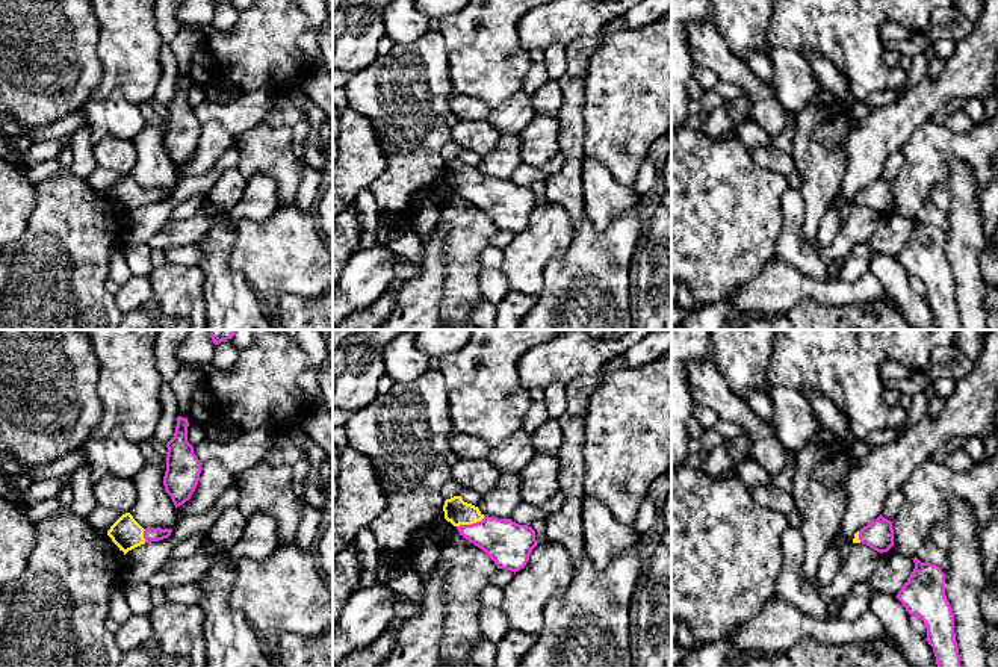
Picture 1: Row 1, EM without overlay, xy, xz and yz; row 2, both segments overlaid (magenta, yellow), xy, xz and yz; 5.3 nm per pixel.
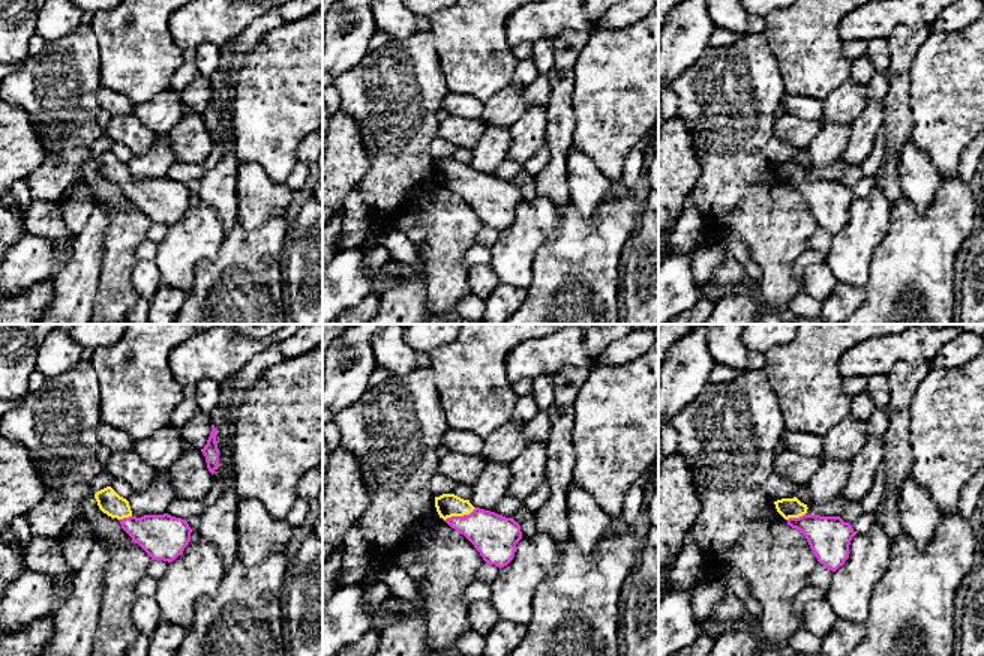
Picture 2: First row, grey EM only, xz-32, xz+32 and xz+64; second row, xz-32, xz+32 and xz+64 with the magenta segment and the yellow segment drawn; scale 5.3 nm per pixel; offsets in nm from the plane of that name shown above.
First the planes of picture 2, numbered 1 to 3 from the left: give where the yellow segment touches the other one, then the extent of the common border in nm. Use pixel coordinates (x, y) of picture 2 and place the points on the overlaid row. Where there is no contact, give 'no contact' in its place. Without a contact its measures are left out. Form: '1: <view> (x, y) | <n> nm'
1: xz-32 (125, 518) | 80 nm
2: xz+32 (459, 517) | 190 nm
3: xz+64 (795, 518) | 110 nm

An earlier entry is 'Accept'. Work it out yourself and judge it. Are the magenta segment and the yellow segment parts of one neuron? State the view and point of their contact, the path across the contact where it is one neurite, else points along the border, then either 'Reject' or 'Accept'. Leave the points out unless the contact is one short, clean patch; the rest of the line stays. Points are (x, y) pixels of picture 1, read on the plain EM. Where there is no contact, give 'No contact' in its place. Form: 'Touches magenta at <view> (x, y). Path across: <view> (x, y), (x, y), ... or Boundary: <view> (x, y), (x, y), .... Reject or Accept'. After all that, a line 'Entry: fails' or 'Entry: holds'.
Touches magenta at xz (472, 185). Path across: xz (507, 204), (478, 191), (472, 185), (457, 173). Accept
Entry: holds

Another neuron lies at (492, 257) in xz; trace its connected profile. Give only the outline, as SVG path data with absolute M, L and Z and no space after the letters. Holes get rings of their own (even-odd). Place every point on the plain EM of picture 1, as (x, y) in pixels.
M488 247L481 256L479 256L479 265L482 269L487 268L502 268L504 260L504 251L496 247Z

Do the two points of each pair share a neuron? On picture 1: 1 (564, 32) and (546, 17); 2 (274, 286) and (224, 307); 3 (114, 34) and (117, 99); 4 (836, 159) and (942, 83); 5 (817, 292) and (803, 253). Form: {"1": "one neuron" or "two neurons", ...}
{"1": "one neuron", "2": "two neurons", "3": "two neurons", "4": "two neurons", "5": "two neurons"}

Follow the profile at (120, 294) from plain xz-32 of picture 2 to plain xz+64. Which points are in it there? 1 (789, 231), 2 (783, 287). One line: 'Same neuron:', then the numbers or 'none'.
Same neuron: 1, 2

